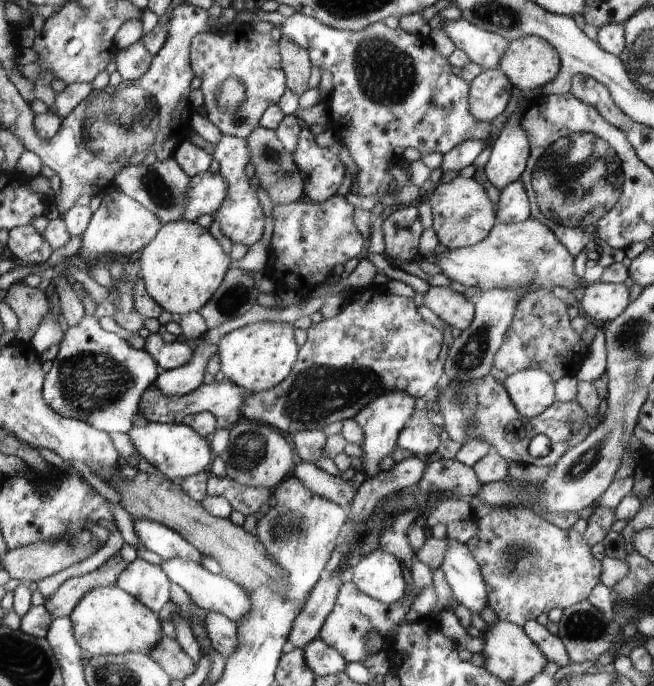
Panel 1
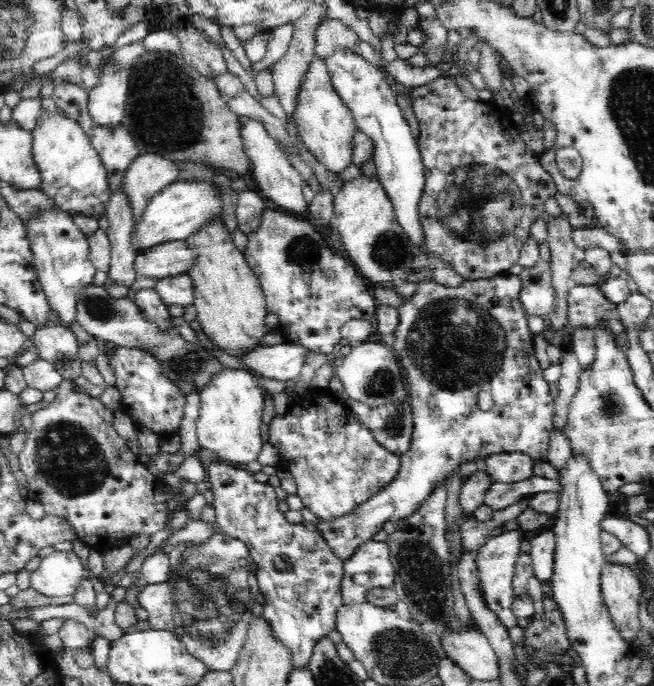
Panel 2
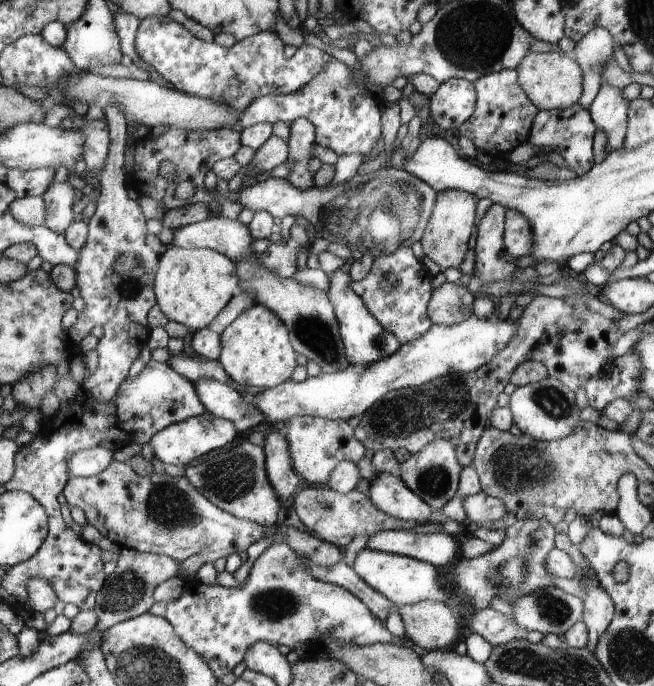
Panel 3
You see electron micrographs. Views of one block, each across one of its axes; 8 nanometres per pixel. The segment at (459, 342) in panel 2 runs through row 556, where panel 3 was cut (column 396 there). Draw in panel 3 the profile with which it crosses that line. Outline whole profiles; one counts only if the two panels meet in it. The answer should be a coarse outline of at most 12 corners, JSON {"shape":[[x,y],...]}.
{"shape":[[330,275],[328,298],[348,364],[370,366],[403,346],[351,287]]}

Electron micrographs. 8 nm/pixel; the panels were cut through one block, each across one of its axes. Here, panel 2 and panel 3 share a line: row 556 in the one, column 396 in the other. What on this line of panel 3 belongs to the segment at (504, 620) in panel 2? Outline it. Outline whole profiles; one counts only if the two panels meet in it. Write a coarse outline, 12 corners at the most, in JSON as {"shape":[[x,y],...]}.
{"shape":[[379,472],[368,497],[378,510],[426,524],[431,506],[398,475]]}

